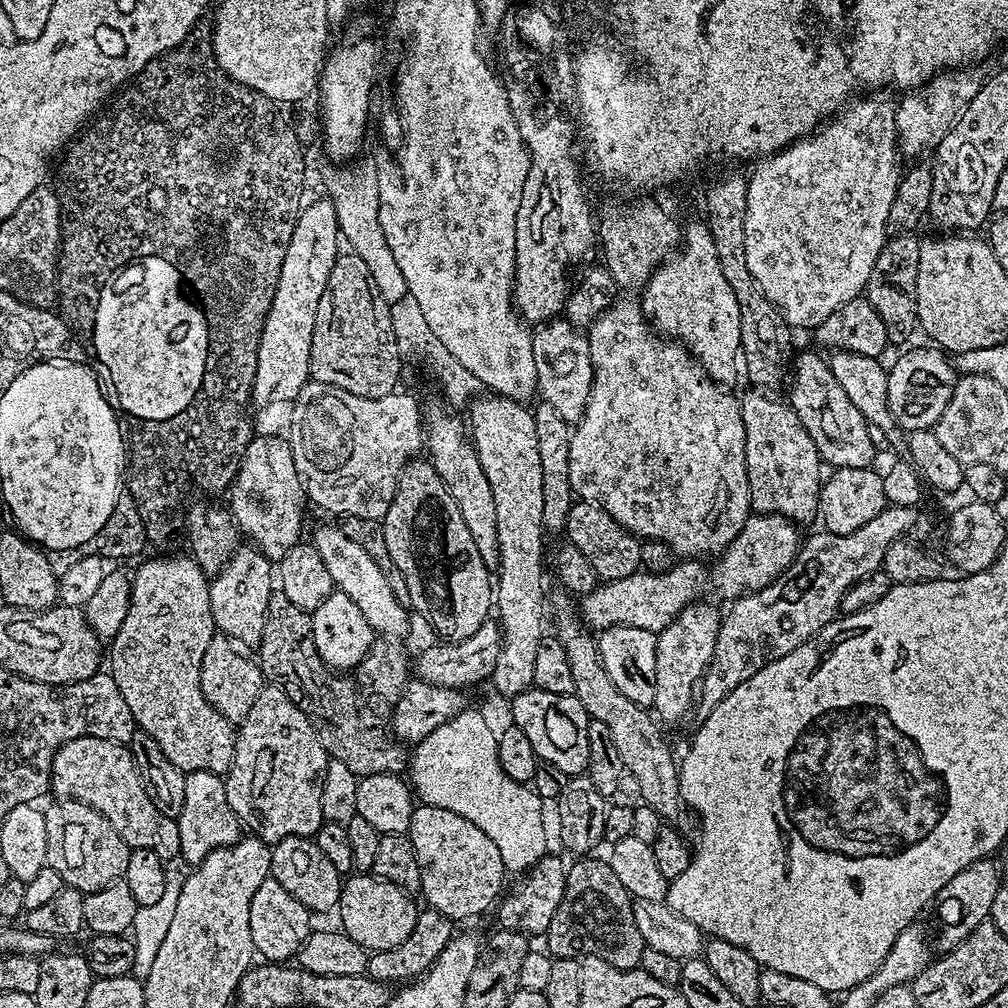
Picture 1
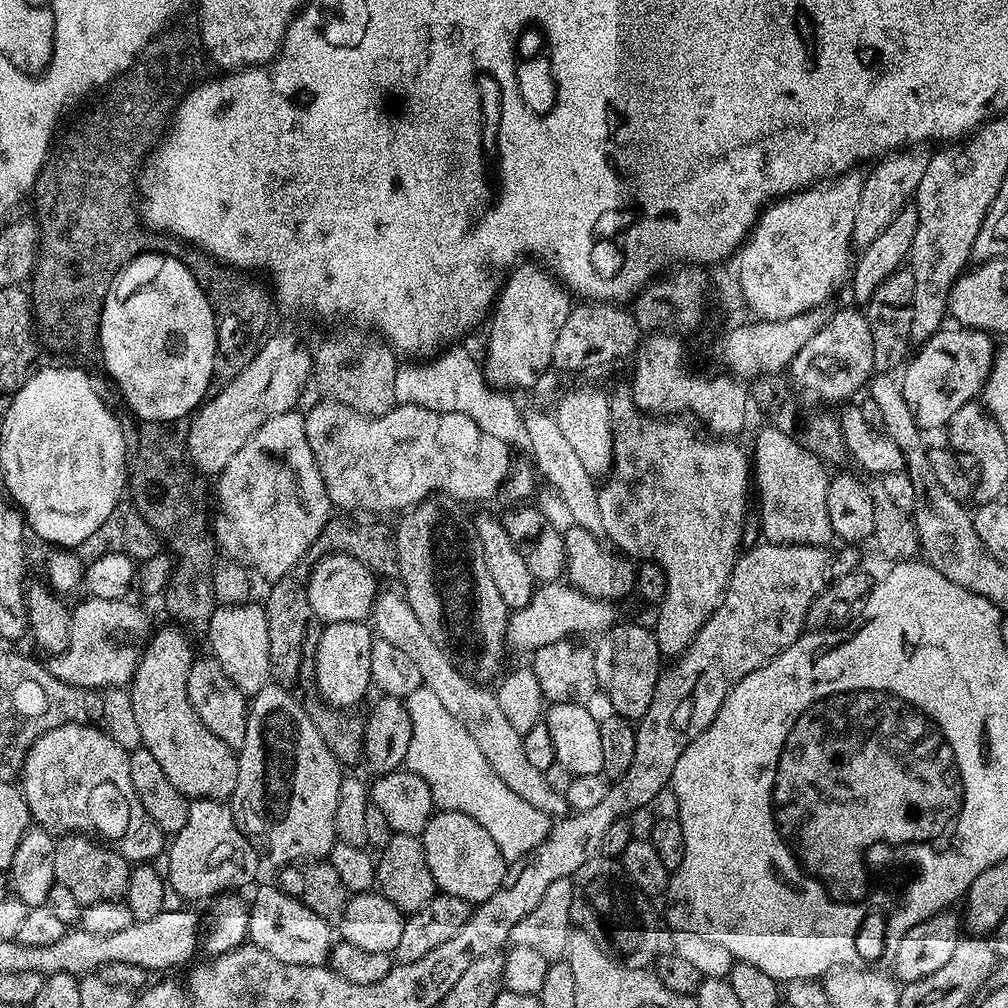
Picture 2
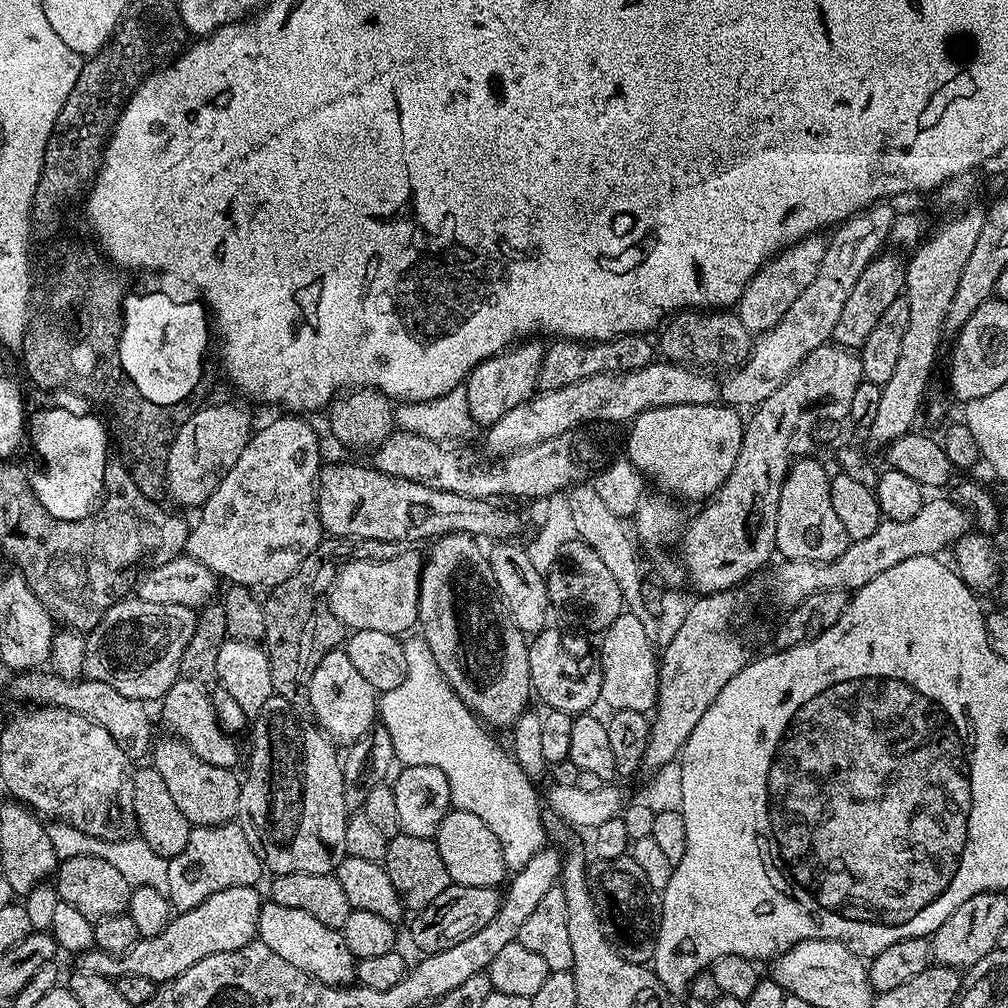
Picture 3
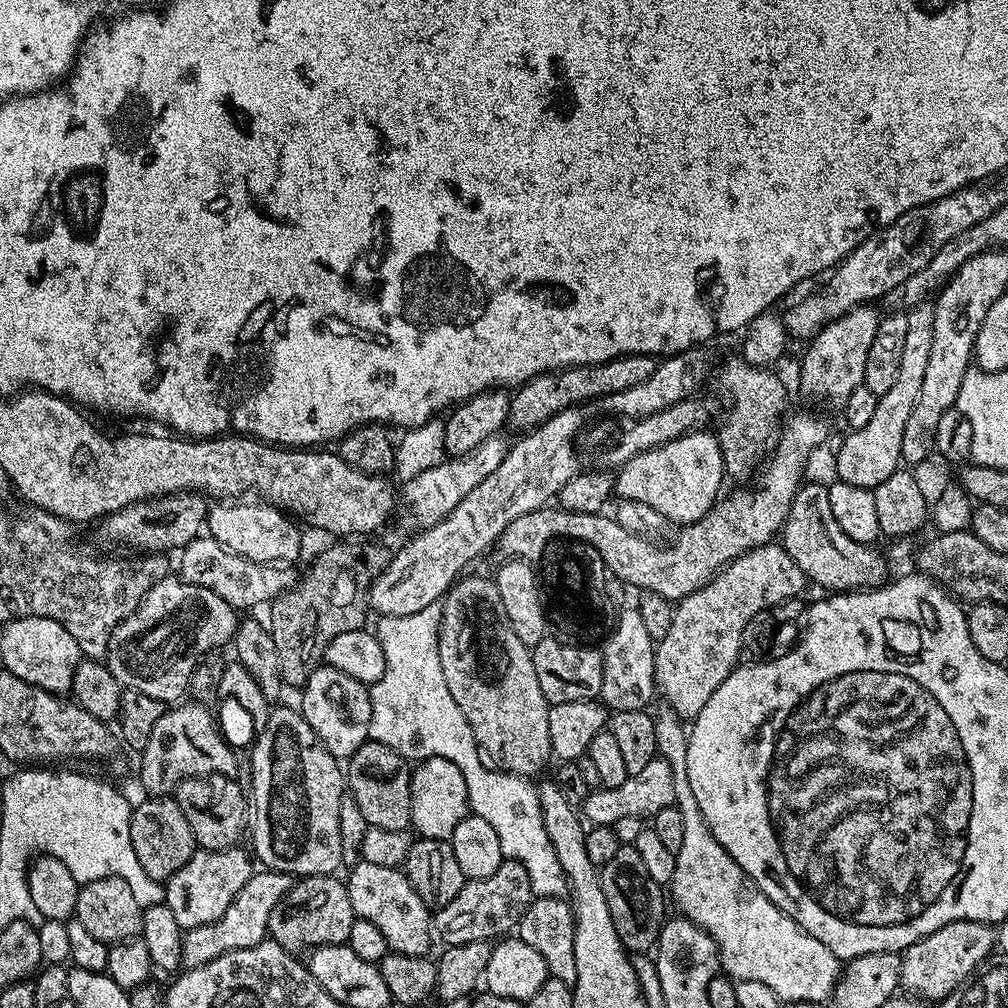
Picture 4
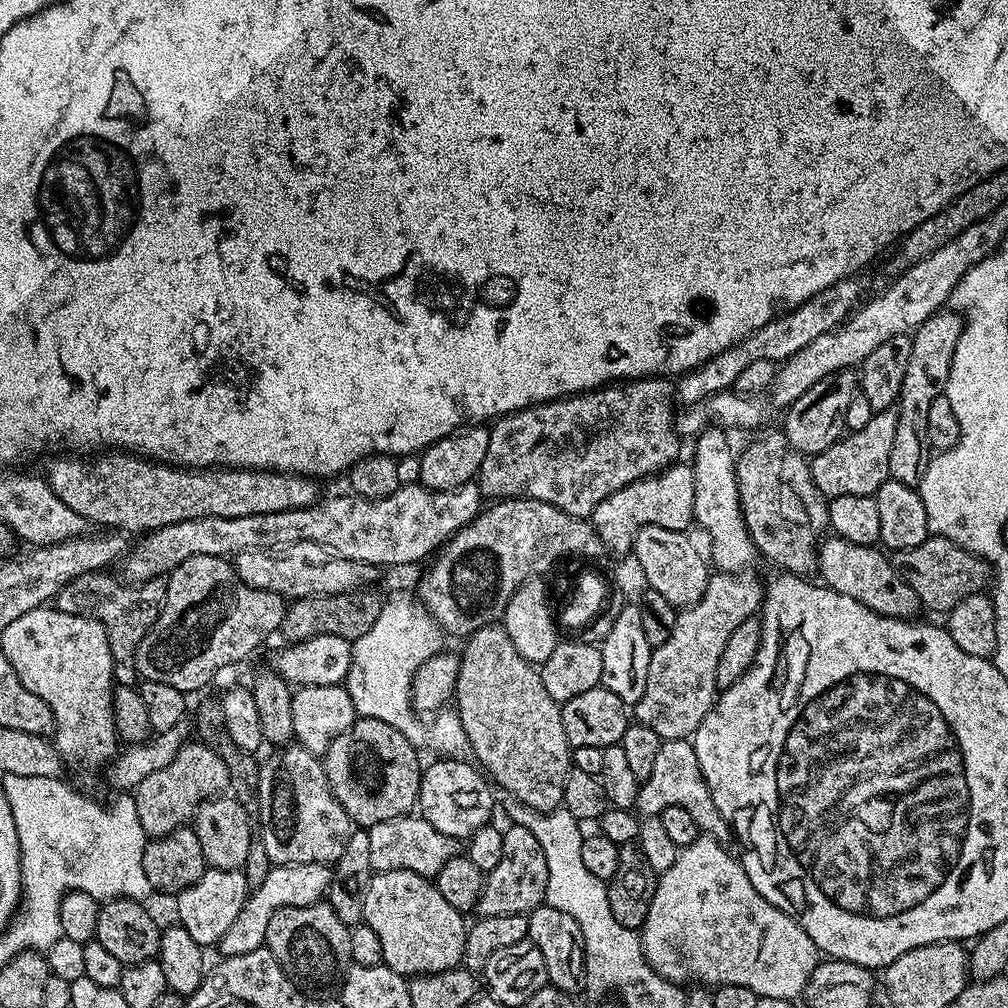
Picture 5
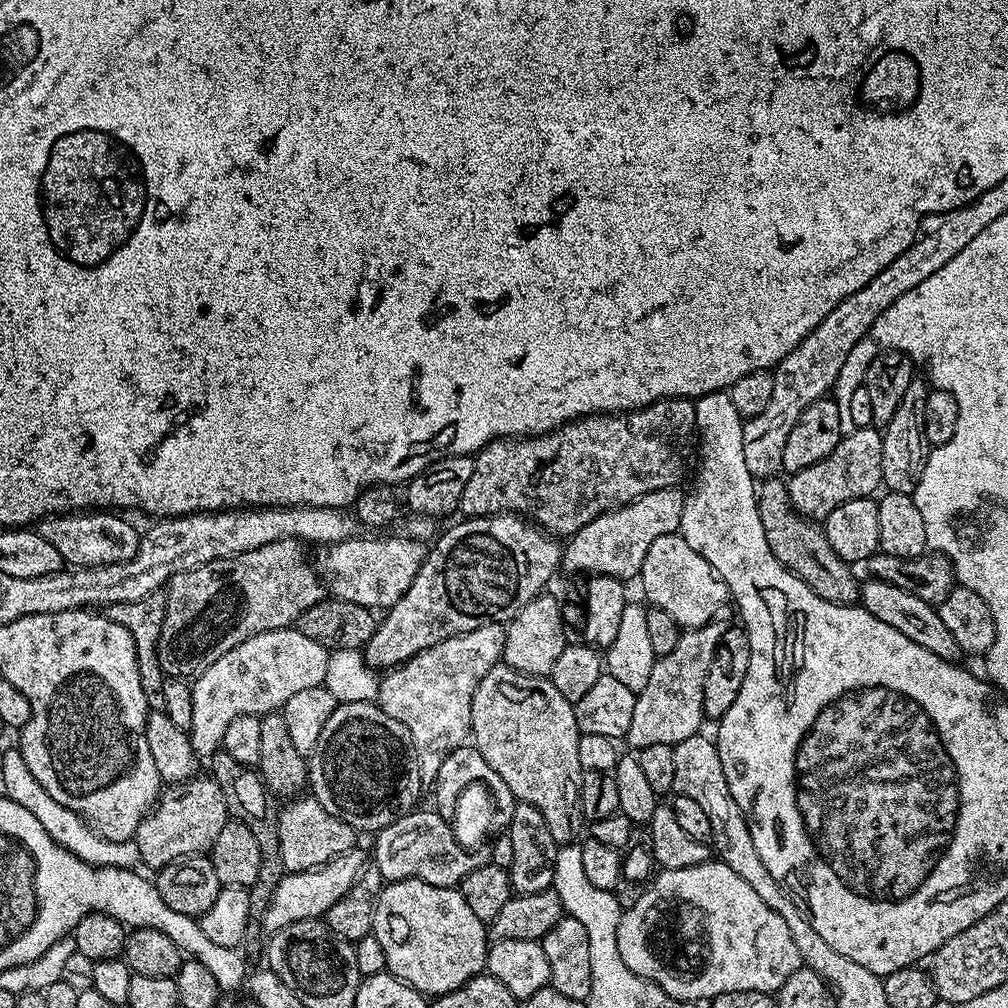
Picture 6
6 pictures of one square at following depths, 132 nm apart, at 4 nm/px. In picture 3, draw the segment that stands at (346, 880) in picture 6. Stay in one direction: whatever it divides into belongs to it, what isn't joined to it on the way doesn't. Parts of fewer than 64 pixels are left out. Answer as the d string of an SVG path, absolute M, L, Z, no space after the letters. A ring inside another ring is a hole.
M230 886L230 890L218 890L218 894L210 894L206 902L173 915L161 932L141 938L120 956L99 950L79 953L79 971L109 978L138 974L141 978L150 978L157 986L167 984L178 978L178 974L190 970L194 962L202 962L202 958L210 958L210 954L242 950L242 946L257 939L262 897L256 891L253 886Z

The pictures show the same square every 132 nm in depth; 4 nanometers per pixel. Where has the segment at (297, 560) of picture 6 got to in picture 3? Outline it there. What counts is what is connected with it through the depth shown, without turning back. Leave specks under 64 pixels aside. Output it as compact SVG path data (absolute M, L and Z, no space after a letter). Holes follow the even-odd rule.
M139 598L128 599L117 600L114 606L110 606L110 610L106 610L98 626L94 626L92 631L87 633L84 641L86 662L82 672L87 679L108 683L127 698L160 702L170 690L170 686L174 686L174 682L181 675L180 659L196 629L197 613L186 606L146 602Z

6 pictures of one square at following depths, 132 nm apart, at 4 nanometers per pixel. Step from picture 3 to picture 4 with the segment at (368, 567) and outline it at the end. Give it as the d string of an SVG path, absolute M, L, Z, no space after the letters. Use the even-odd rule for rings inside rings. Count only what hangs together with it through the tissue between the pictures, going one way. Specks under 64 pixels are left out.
M708 346L687 348L676 356L661 359L646 382L638 382L638 386L630 386L630 390L612 392L599 400L562 410L545 424L539 424L531 432L521 435L520 441L509 447L506 458L502 458L502 466L498 466L498 470L489 474L479 486L474 486L474 490L470 490L470 494L454 506L445 520L417 531L413 540L395 549L386 570L375 577L372 589L366 592L366 596L372 599L376 614L418 614L418 610L426 610L426 606L437 603L465 571L463 568L499 541L502 530L506 530L514 518L522 518L522 514L545 507L551 496L552 499L559 497L562 486L566 486L570 478L580 475L582 465L576 457L576 435L587 426L588 420L595 416L625 416L625 421L631 422L658 414L683 400L693 399L697 395L695 392L703 386L704 379L707 376L709 379L717 367L718 359L710 349Z

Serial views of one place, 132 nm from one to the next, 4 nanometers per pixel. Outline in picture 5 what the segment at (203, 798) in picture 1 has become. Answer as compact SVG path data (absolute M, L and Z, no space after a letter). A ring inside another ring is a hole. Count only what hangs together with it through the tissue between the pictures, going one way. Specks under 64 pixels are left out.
M208 868L194 886L186 890L175 893L176 916L179 927L194 938L202 946L219 945L220 939L238 919L238 913L242 911L242 906L246 902L249 894L247 880L241 869L218 870L217 868Z

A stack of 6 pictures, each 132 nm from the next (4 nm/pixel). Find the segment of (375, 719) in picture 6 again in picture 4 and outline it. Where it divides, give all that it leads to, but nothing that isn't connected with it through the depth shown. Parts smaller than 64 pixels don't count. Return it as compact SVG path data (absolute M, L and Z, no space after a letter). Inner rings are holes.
M369 740L362 745L346 764L346 788L358 802L358 810L373 828L405 830L412 823L410 814L410 782L412 773L409 761L399 756L390 746Z

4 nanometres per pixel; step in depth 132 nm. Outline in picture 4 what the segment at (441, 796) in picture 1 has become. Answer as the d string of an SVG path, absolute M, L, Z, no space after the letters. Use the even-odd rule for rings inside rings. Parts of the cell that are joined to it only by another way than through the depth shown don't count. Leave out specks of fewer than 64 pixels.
M439 603L418 610L418 614L405 616L380 616L374 634L386 654L386 670L382 678L370 688L369 740L390 746L409 762L430 758L446 758L462 770L466 778L469 809L478 818L486 818L502 842L502 854L510 860L521 860L526 874L530 874L530 886L536 896L560 896L567 893L570 881L564 875L556 857L554 846L546 834L542 820L540 797L523 776L512 772L487 768L480 761L482 749L477 744L466 722L466 714L450 698L446 678L442 678L442 662L438 658L440 637Z

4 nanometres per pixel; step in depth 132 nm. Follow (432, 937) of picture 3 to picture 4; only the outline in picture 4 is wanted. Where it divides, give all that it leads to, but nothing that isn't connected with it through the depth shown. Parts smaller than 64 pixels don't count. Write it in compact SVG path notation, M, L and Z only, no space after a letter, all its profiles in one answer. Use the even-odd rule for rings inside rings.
M505 858L498 870L485 880L470 880L458 890L458 898L446 902L444 908L434 912L434 932L445 941L445 945L465 944L466 942L489 942L503 937L517 927L522 914L530 907L534 893L530 886L530 874L526 874L521 860Z

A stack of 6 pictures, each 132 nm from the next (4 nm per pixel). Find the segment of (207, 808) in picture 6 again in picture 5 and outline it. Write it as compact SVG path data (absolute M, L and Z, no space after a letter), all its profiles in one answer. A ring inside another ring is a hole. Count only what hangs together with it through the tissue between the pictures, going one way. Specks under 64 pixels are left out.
M199 742L185 743L178 750L174 762L154 770L134 790L138 819L148 838L168 836L174 830L185 827L195 817L205 800L219 796L229 787L228 767L214 750Z

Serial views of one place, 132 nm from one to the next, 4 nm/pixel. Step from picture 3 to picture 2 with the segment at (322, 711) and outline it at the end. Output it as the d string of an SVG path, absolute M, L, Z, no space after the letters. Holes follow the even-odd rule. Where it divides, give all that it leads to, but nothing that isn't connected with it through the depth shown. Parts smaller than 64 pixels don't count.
M334 622L324 624L320 641L316 643L315 691L331 708L352 710L356 703L373 687L370 670L370 650L374 632L364 622Z

